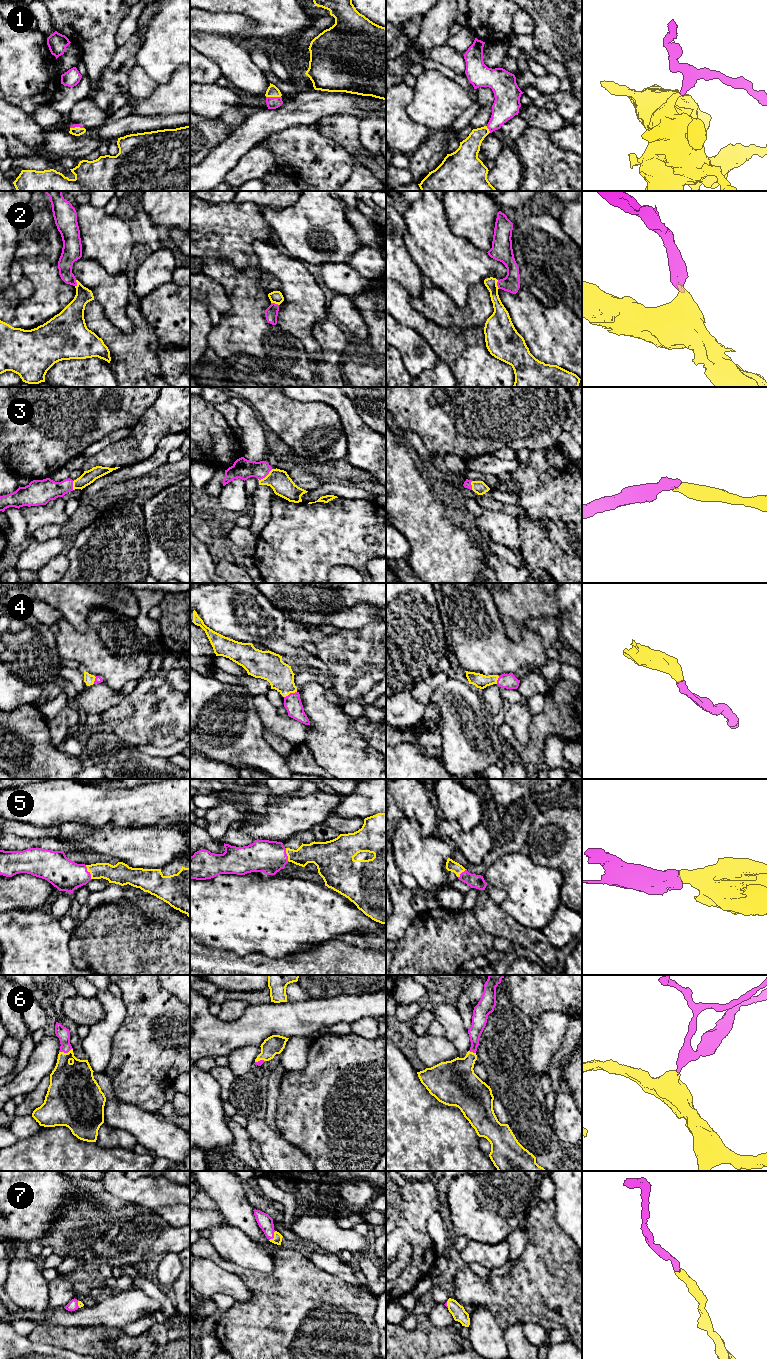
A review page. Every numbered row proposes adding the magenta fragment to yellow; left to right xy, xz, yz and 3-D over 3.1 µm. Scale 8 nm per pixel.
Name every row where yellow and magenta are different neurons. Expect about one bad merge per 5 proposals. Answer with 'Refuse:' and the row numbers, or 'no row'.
Refuse: no row

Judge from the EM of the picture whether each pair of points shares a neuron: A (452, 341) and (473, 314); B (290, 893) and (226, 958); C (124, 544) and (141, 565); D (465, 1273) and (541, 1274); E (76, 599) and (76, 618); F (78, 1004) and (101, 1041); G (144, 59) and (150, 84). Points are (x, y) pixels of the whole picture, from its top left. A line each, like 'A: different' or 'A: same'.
A: different
B: different
C: same
D: same
E: same
F: different
G: different

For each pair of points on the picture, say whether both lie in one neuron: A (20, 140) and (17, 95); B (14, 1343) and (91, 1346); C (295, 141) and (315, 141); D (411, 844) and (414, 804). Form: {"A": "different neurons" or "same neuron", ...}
{"A": "different neurons", "B": "different neurons", "C": "same neuron", "D": "different neurons"}

